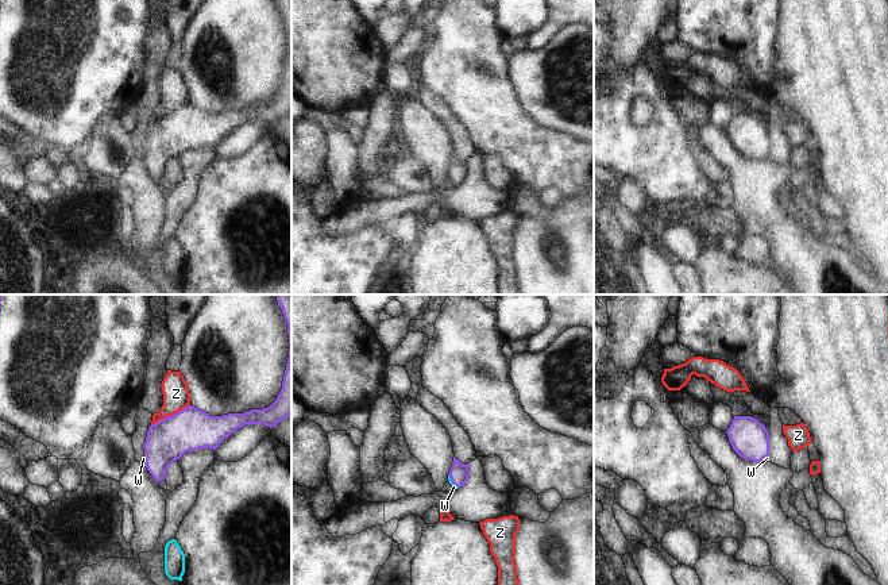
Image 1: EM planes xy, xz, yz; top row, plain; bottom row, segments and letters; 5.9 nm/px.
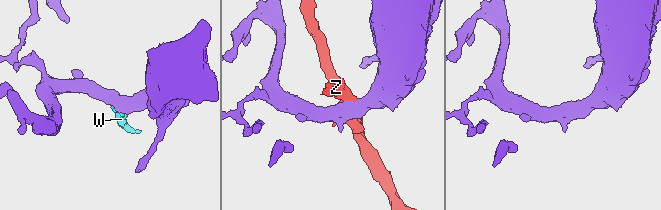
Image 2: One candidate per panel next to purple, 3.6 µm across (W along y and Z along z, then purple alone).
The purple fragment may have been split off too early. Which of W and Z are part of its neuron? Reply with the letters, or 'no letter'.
W

